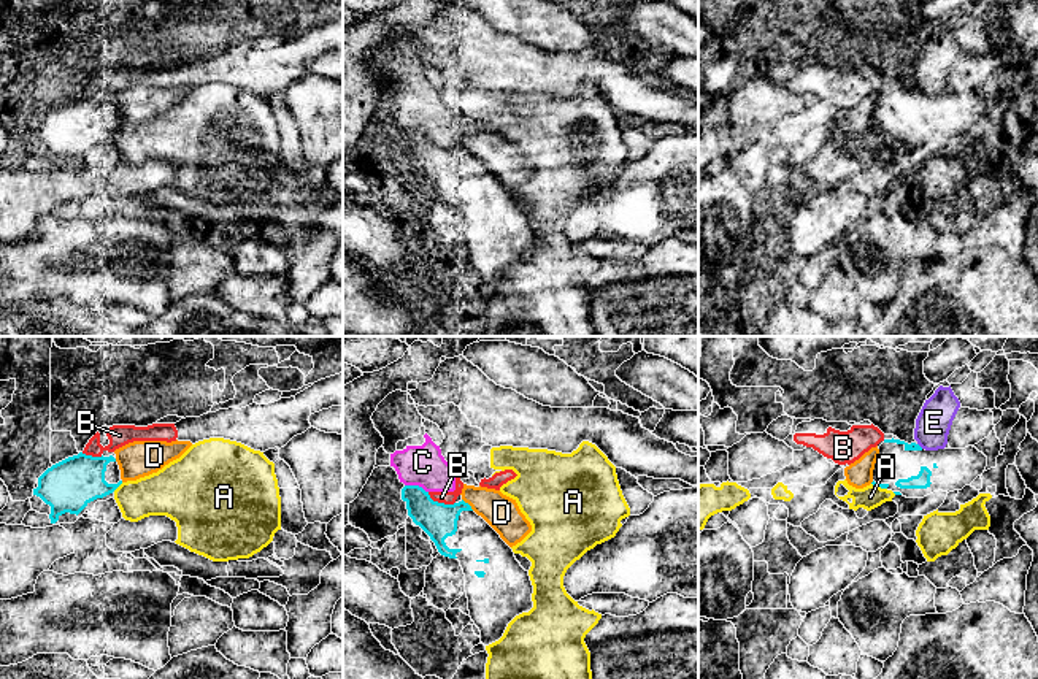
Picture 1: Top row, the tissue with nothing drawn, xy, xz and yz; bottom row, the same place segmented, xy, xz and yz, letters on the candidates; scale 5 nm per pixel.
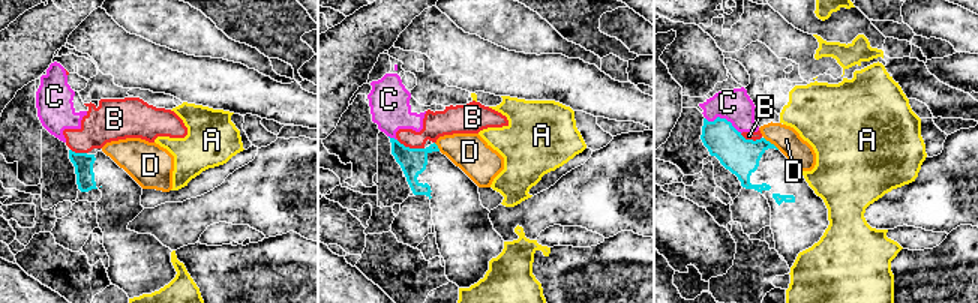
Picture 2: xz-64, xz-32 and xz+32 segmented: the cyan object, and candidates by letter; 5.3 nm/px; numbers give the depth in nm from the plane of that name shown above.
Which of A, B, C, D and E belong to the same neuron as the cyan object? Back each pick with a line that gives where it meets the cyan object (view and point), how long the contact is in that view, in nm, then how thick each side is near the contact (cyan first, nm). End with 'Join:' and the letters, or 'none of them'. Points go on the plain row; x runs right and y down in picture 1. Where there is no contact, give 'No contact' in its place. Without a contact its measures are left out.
Join: none of them

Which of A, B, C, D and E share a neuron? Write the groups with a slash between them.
A / B C / D / E

